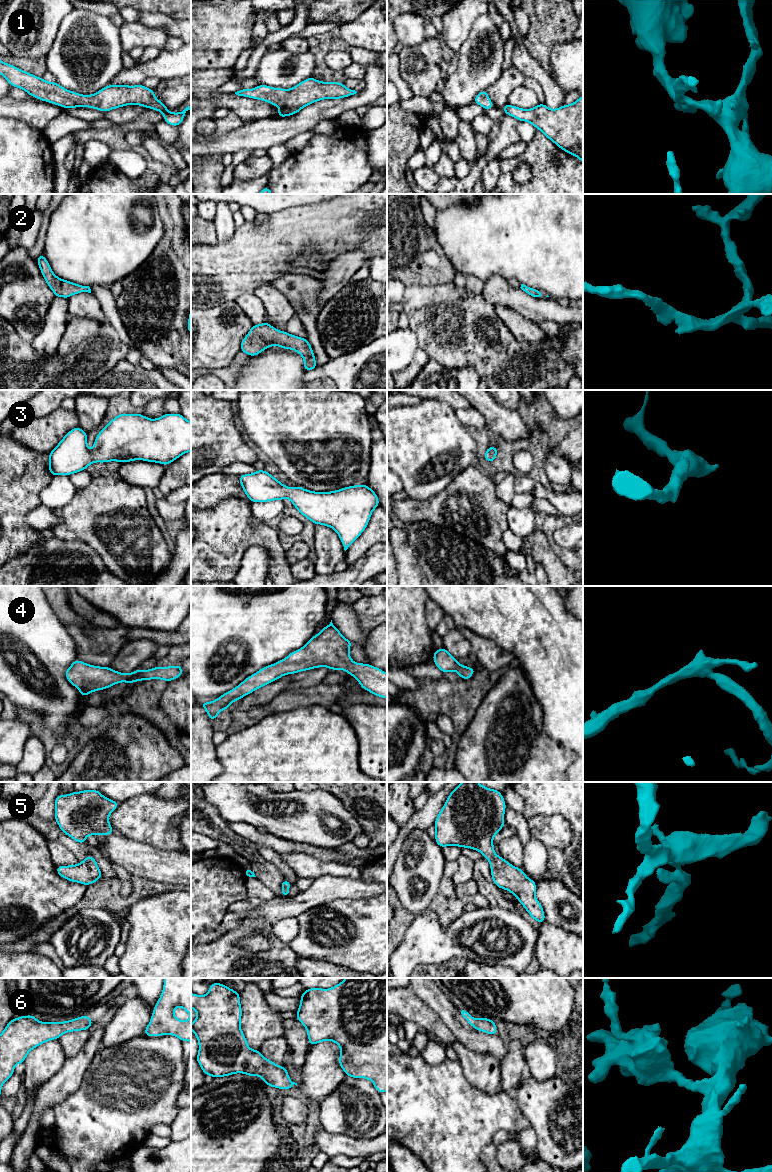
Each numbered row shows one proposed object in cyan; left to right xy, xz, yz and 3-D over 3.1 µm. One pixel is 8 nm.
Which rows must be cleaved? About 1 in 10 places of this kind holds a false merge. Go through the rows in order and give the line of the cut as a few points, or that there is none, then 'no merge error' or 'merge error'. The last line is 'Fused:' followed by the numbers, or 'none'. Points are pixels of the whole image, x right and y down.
1: no cut; no merge error
2: no cut; no merge error
3: no cut; no merge error
4: no cut; no merge error
5: no cut; no merge error
6: no cut; no merge error
Fused: none

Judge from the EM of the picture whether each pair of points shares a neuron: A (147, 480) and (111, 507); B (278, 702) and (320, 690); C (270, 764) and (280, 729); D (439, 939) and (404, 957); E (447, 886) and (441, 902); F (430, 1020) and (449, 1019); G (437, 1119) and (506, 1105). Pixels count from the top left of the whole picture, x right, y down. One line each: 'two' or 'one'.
A: two
B: one
C: one
D: one
E: one
F: two
G: one

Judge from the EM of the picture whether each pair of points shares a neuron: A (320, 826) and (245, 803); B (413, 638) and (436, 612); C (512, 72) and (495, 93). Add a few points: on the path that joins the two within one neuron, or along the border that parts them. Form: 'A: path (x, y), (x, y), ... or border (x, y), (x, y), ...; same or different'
A: path (301, 826), (283, 826), (264, 815); same
B: border (427, 598), (426, 622), (432, 630); different
C: path (511, 77), (500, 88); same

